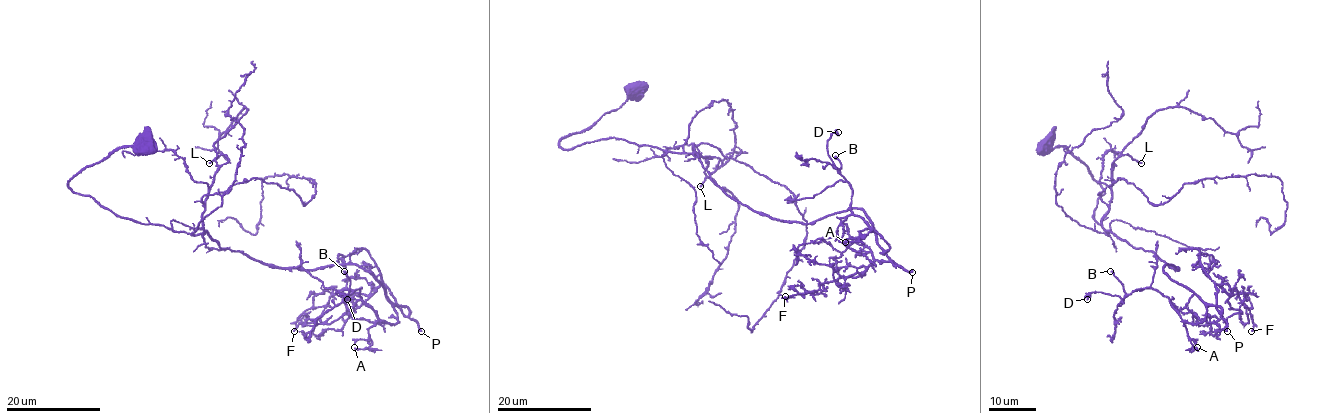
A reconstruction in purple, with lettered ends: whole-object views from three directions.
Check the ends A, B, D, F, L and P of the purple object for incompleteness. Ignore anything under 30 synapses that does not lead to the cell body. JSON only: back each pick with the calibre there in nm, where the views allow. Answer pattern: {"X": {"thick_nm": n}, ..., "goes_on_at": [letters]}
{"L": {"thick_nm": 200}, "P": {"thick_nm": 280}, "goes_on_at": ["L", "P"]}

